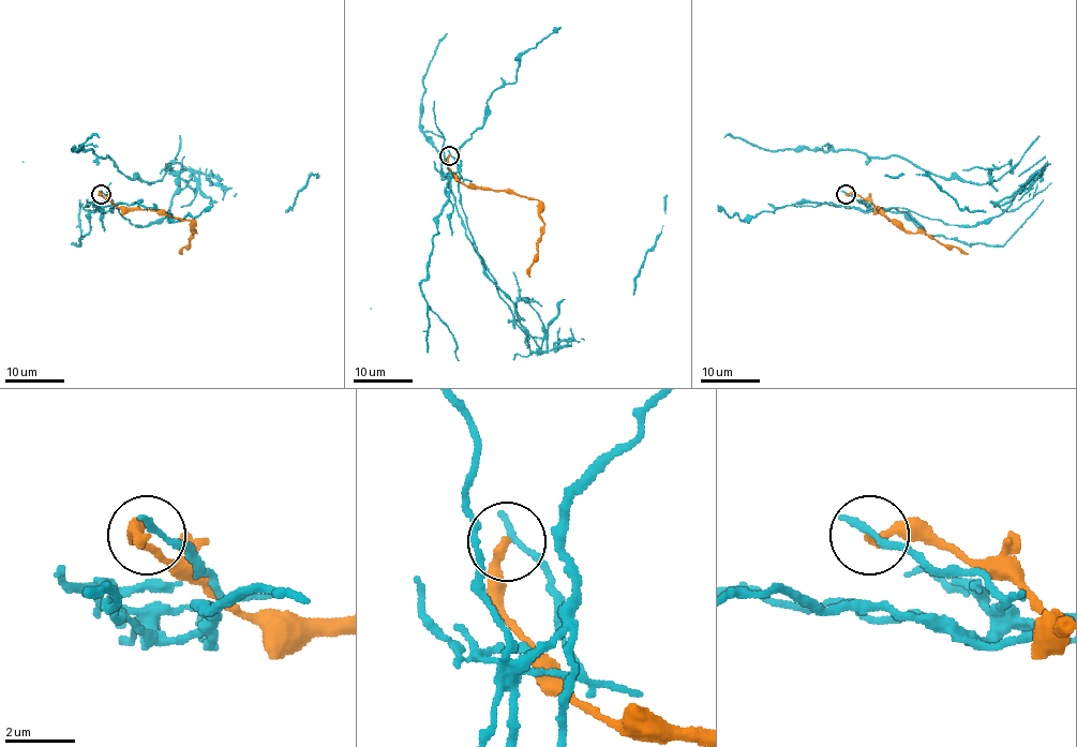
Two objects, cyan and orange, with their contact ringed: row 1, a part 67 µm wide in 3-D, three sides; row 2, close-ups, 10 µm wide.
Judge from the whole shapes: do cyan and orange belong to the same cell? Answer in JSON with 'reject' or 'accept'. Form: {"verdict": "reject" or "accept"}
{"verdict": "reject"}

